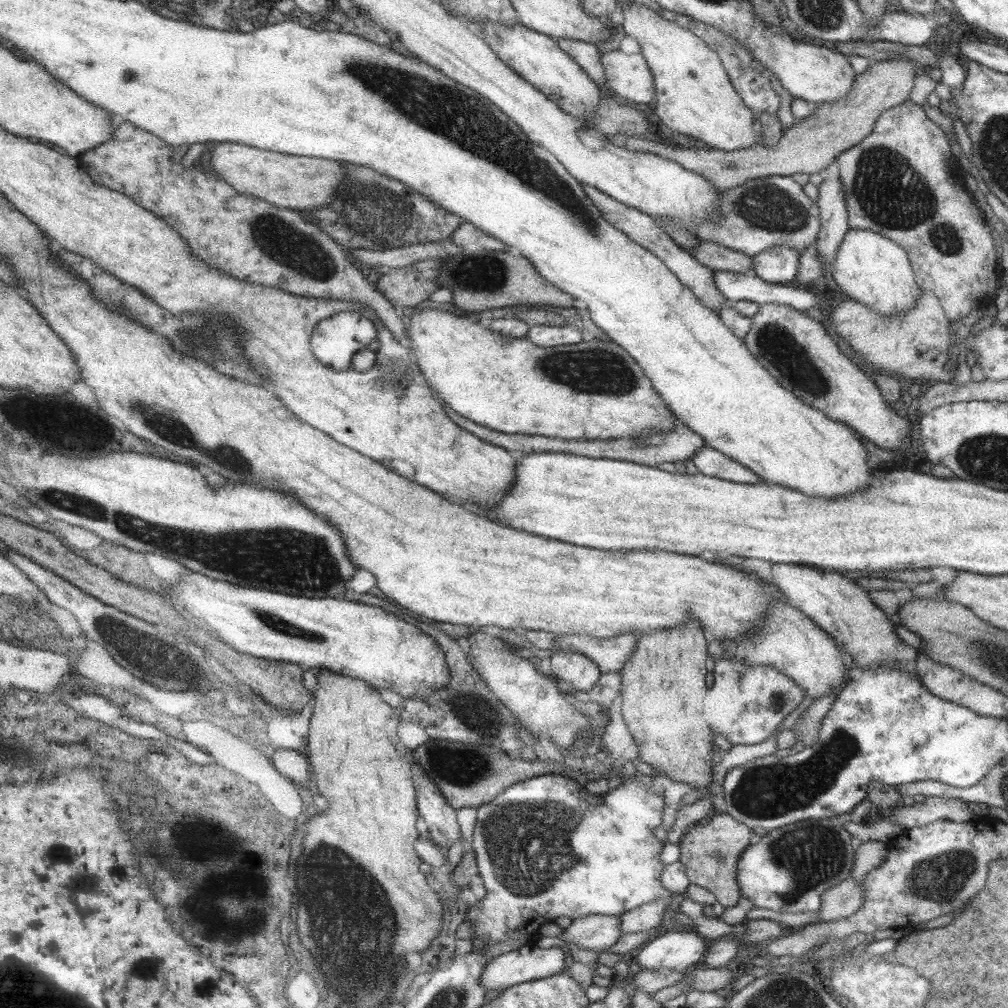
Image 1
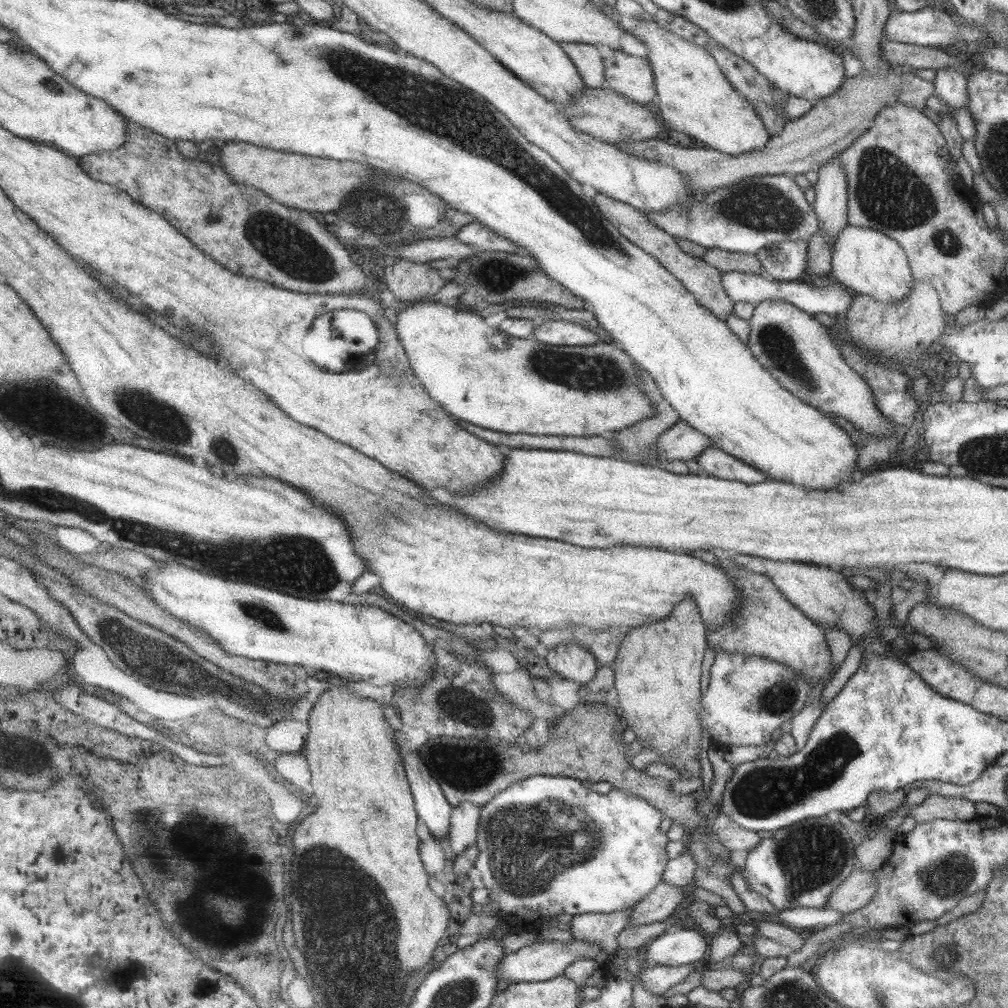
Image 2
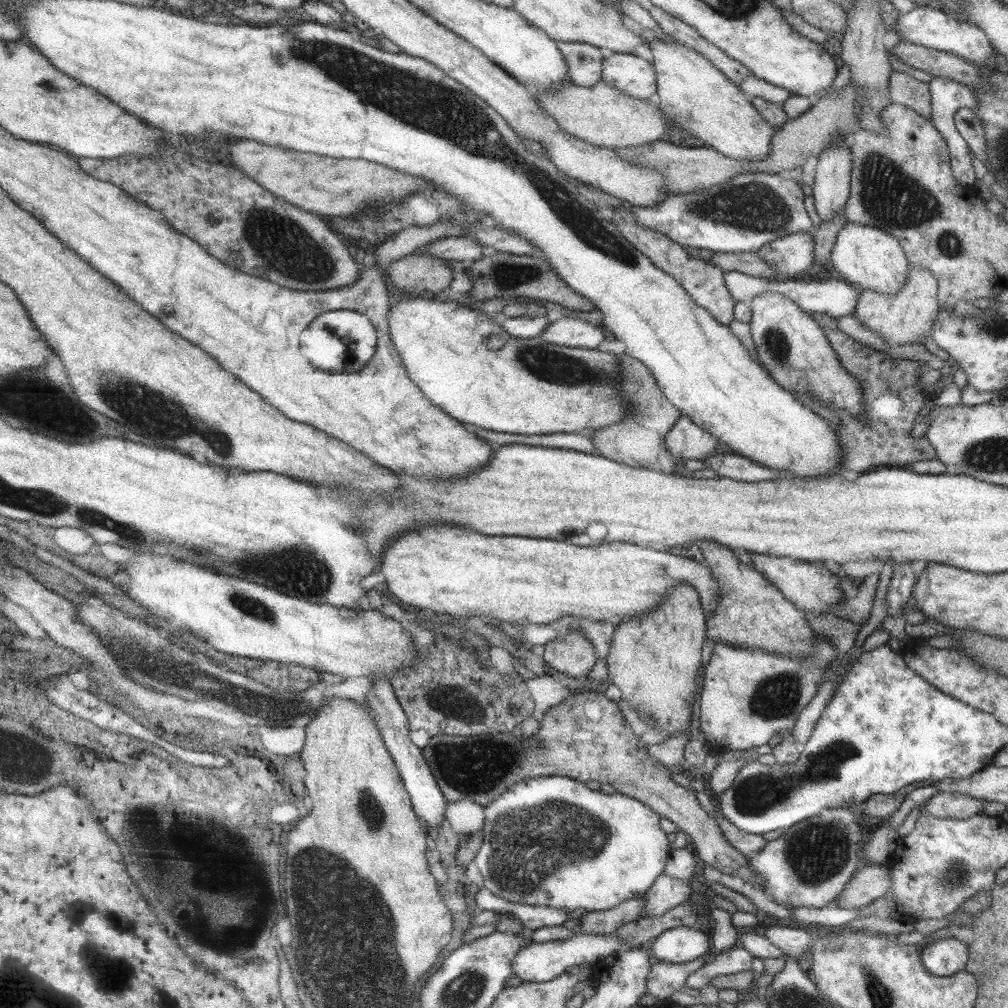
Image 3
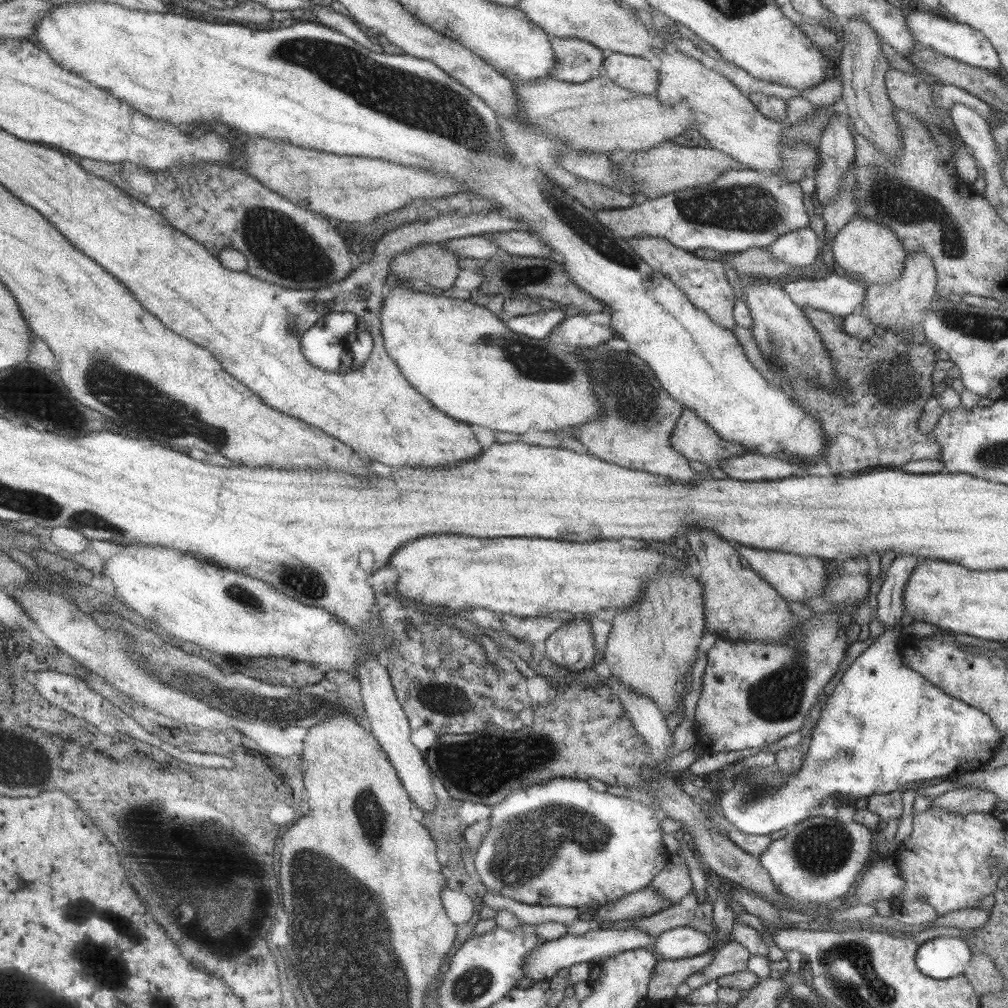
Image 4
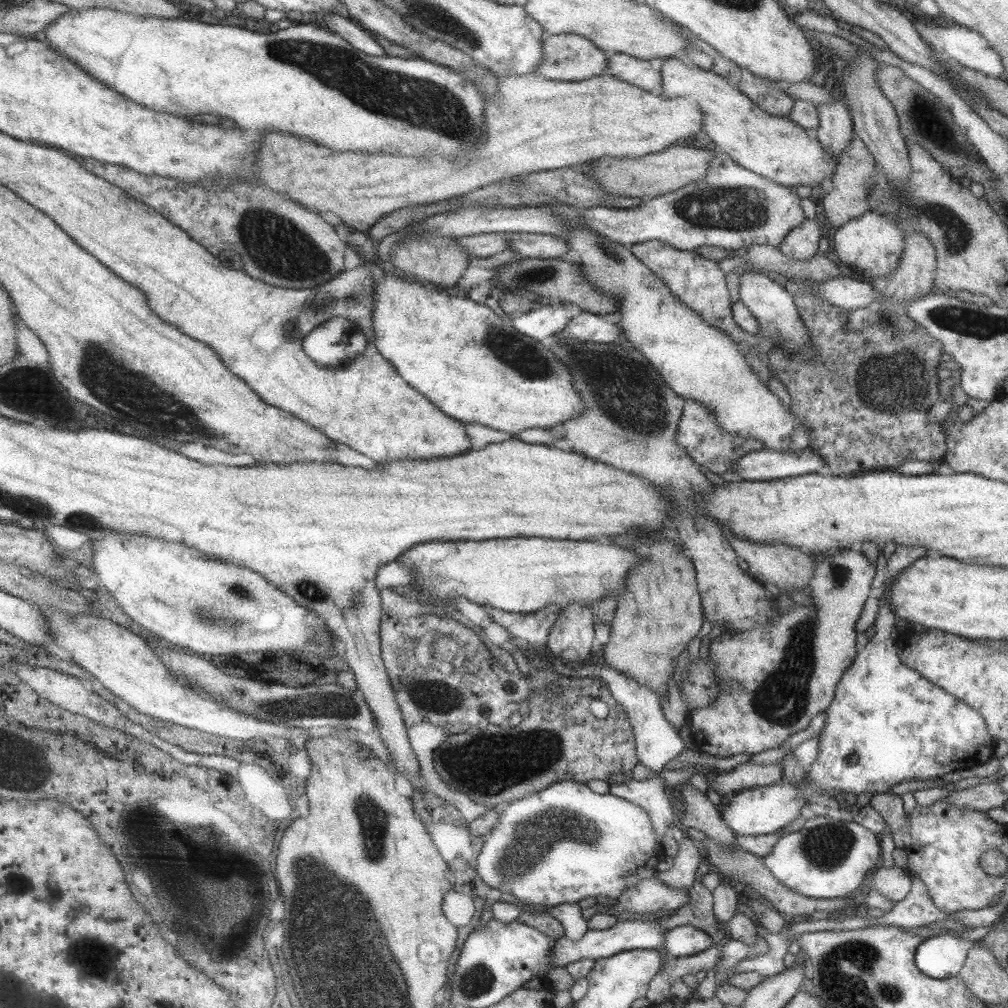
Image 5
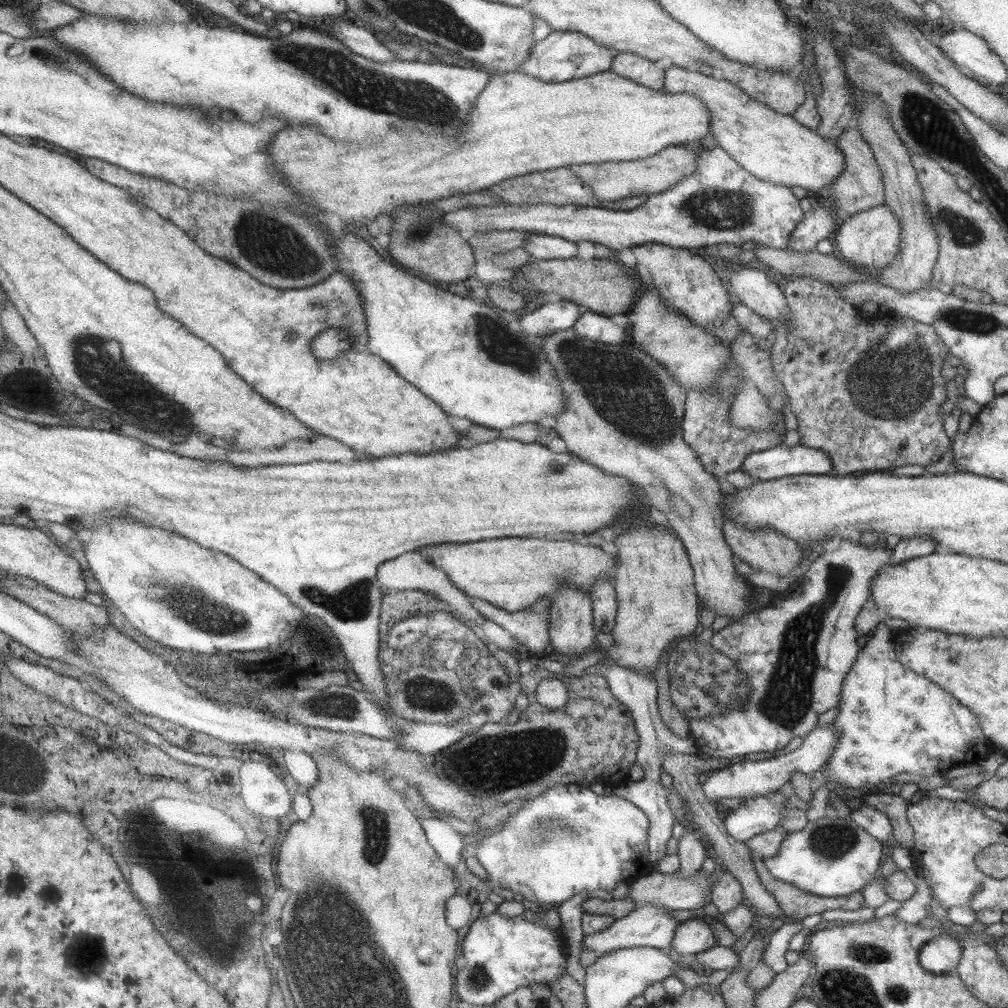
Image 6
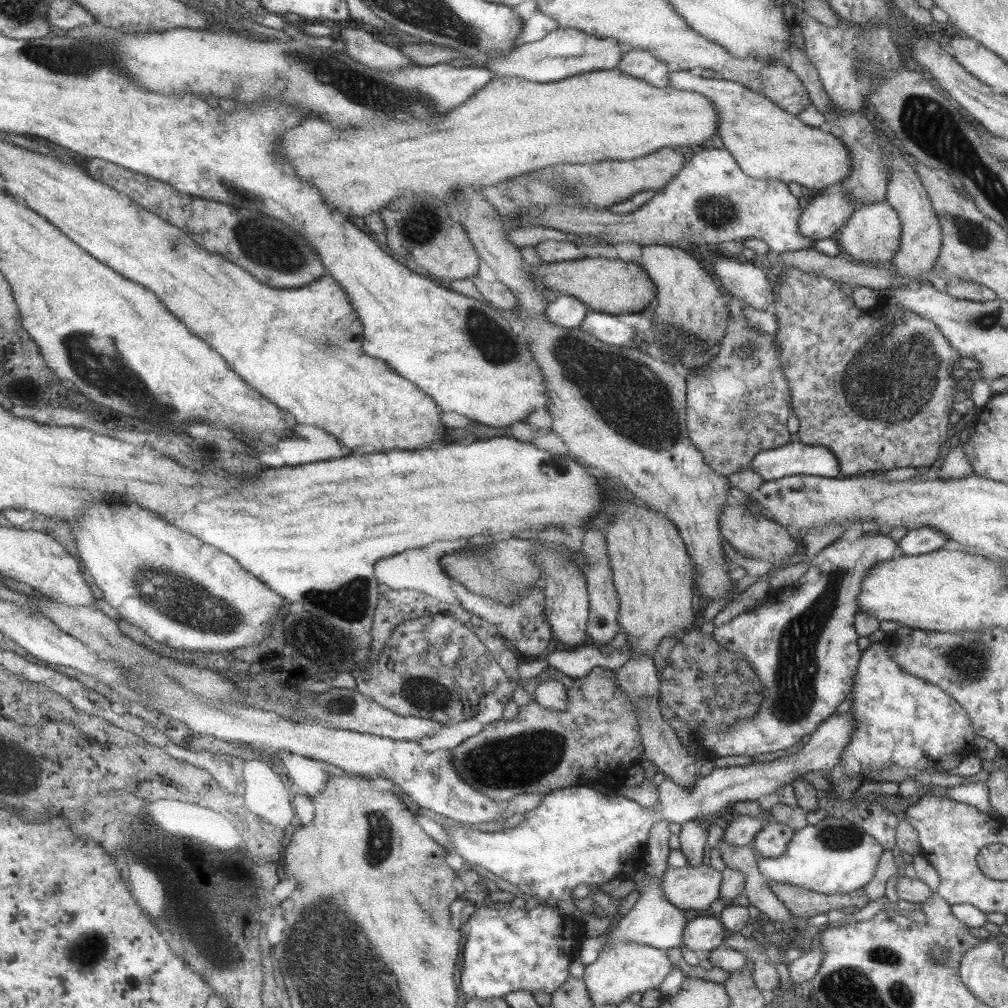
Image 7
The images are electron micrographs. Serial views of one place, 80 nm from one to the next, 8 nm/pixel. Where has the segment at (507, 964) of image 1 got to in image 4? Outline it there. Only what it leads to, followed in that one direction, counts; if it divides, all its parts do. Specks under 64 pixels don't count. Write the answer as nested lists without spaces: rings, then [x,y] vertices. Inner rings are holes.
[[[590,928],[585,934],[573,936],[564,935],[558,939],[553,939],[550,941],[544,941],[537,945],[534,949],[531,949],[522,960],[522,973],[529,980],[542,981],[550,979],[556,976],[556,972],[562,968],[569,969],[574,964],[579,964],[581,962],[589,963],[590,961],[603,961],[607,958],[615,956],[621,952],[628,950],[633,950],[636,948],[641,948],[645,945],[652,945],[655,937],[649,936],[644,932],[641,932],[638,928],[625,928],[623,930],[613,930],[611,928]]]

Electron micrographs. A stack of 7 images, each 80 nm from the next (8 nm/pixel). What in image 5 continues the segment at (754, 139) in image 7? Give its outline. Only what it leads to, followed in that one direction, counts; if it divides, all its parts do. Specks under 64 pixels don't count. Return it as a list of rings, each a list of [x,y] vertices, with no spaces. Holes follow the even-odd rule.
[[[677,57],[662,60],[662,83],[657,91],[663,98],[689,97],[699,107],[703,120],[702,132],[741,168],[755,172],[775,184],[798,186],[826,186],[834,174],[837,160],[829,157],[817,140],[809,140],[806,129],[795,125],[789,118],[767,115],[753,105],[733,82],[704,70],[697,65],[687,66]]]

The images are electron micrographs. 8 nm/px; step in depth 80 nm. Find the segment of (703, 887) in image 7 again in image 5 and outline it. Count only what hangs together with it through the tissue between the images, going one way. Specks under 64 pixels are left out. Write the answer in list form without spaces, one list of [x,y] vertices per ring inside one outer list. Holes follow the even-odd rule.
[[[657,876],[640,880],[635,886],[626,888],[610,902],[614,914],[635,912],[646,915],[657,910],[675,910],[687,902],[686,890],[669,888],[658,880]]]

